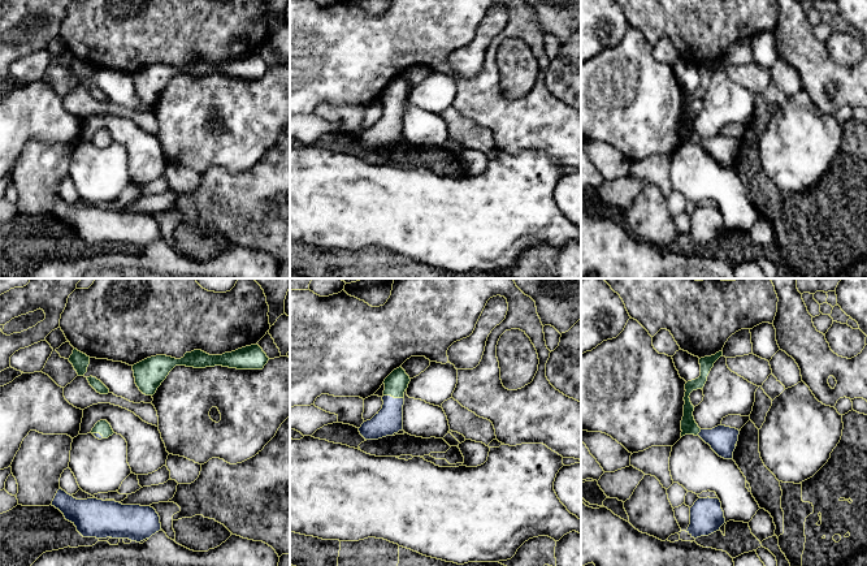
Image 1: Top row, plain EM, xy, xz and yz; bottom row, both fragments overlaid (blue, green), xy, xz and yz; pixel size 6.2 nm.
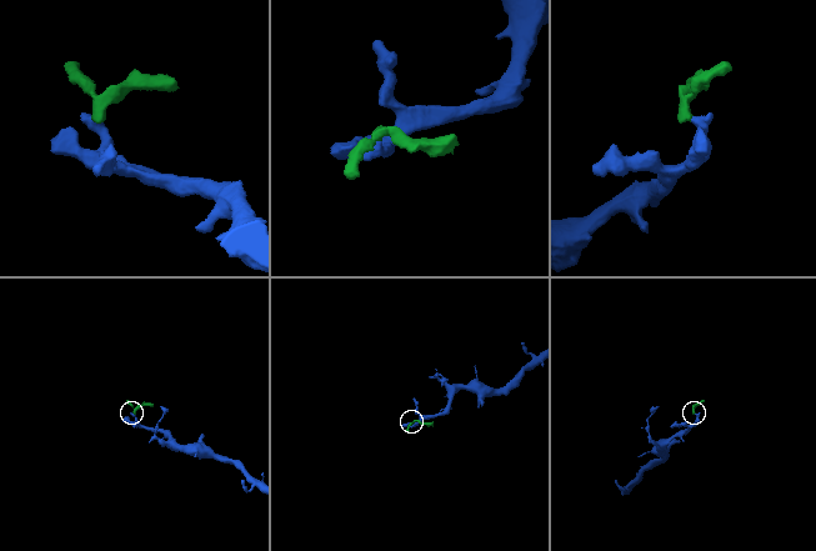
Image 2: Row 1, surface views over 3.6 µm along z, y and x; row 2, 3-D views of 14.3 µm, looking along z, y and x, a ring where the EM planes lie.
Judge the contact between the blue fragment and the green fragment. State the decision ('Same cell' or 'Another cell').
Same cell

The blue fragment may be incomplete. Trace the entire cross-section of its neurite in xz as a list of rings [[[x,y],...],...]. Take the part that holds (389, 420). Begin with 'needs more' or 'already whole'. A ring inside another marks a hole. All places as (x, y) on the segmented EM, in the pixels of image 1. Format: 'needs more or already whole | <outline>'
needs more | [[[402,367],[394,370],[385,379],[382,409],[359,428],[360,435],[365,440],[378,440],[393,436],[403,429],[404,392],[409,381],[409,376]]]

